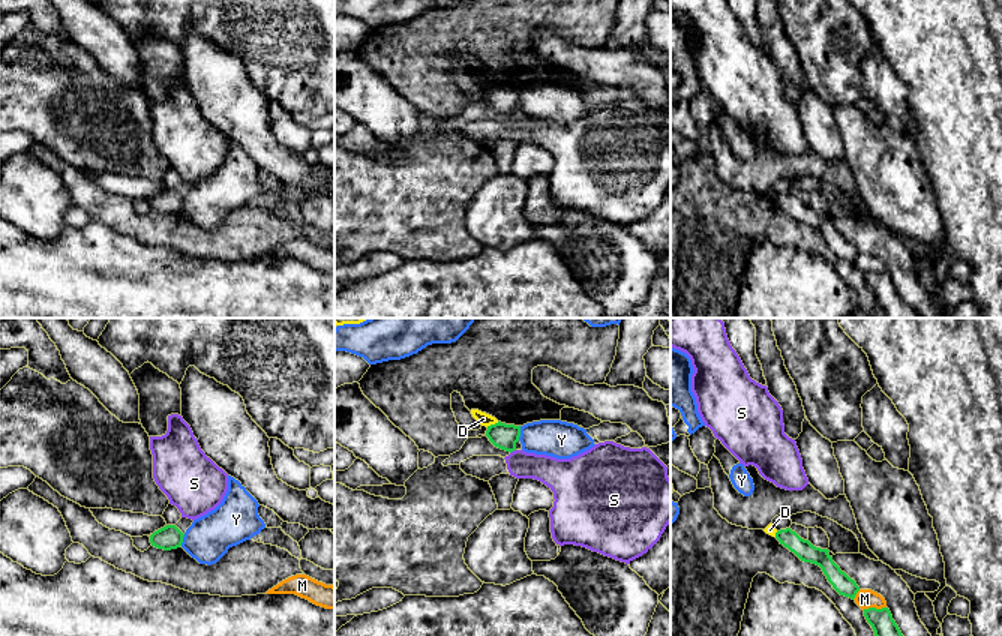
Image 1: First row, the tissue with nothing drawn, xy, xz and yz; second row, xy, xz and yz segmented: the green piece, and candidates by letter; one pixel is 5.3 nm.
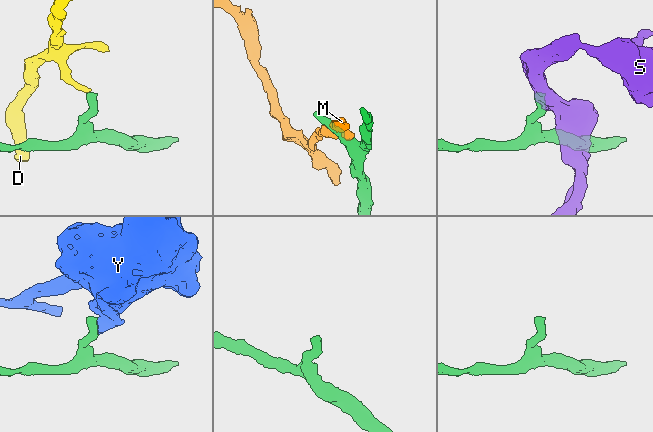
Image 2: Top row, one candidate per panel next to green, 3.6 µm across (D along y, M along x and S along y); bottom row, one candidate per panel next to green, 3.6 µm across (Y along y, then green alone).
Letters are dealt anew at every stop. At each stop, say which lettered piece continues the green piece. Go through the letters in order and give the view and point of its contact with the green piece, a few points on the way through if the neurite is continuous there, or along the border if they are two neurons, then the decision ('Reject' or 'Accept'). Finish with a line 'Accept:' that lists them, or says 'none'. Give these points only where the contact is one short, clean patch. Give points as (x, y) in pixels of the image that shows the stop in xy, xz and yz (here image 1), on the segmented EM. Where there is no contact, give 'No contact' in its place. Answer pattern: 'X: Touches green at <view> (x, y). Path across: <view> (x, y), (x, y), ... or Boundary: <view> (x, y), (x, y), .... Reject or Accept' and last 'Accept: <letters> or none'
D: Touches green at xz (492, 425). Boundary: xz (498, 422), (486, 426). Reject
M: Touches green at yz (873, 608). Reject
S: Touches green at xz (512, 450). Boundary: xz (515, 449), (510, 453). Reject
Y: Touches green at xz (519, 434). Boundary: xz (521, 426), (518, 440). Reject
Accept: none

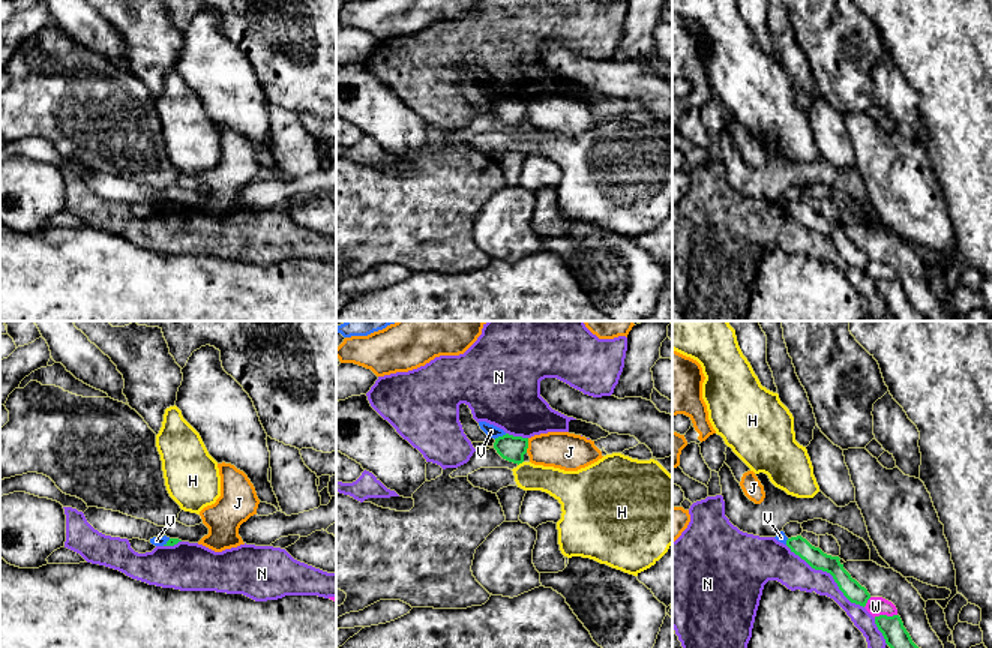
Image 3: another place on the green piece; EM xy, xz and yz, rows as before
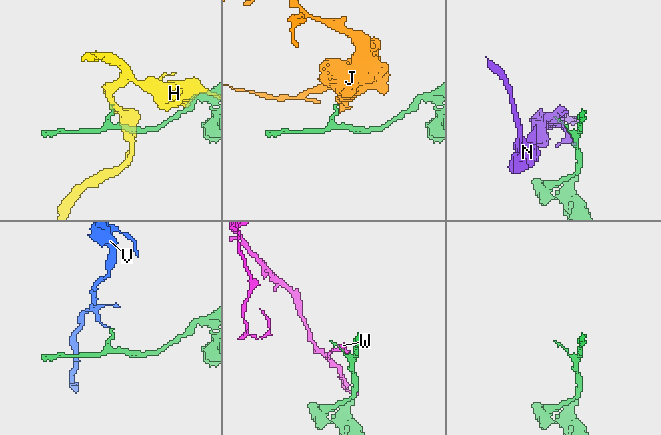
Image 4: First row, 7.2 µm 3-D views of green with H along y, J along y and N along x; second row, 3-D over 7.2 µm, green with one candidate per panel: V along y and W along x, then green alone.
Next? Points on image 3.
H: Touches green at xz (520, 462). Boundary: xz (523, 461), (518, 465). Reject
J: Touches green at xz (527, 446). Boundary: xz (529, 438), (526, 452). Reject
N: Touches green at yz (827, 572). Reject
V: Touches green at xz (500, 437). Boundary: xz (506, 434), (494, 438). Reject
W: Touches green at yz (884, 615). Reject
Accept: none

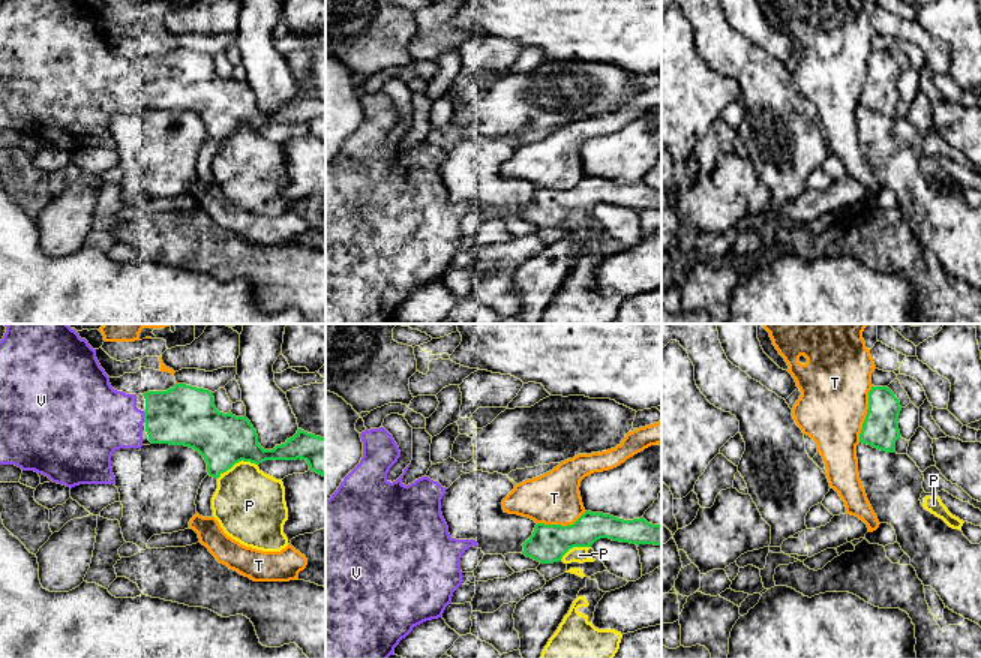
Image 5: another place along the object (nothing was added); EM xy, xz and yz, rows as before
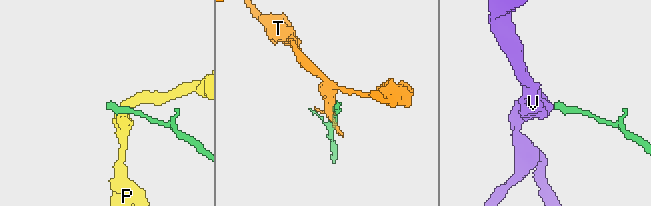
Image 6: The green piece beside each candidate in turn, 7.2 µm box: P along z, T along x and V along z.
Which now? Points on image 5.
P: Touches green at xy (237, 462). Boundary: xy (257, 463), (239, 460), (218, 478). Reject
T: Touches green at yz (867, 414). Reject
V: Touches green at xy (144, 417). Accept
Accept: V

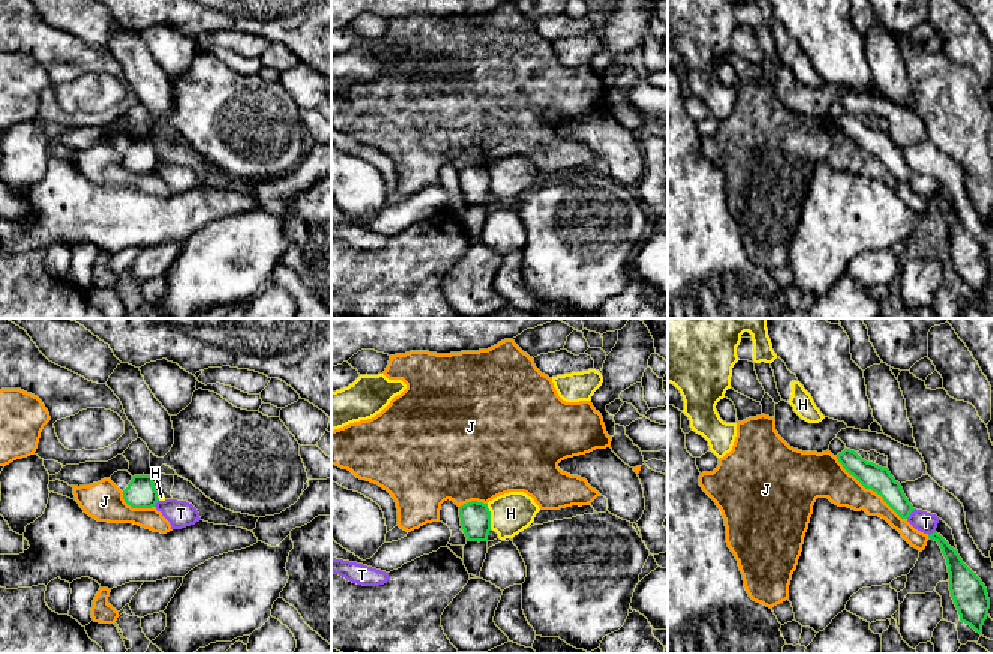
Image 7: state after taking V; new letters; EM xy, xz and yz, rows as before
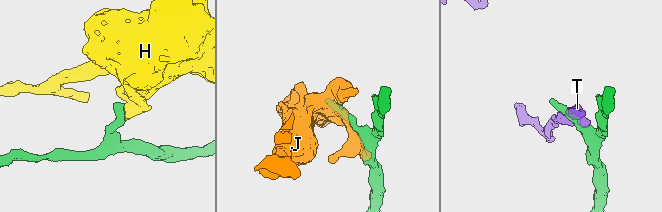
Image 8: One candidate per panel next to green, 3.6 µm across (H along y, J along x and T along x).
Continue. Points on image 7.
H: Touches green at xz (489, 516). Reject
J: Touches green at yz (870, 488). Reject
T: Touches green at yz (911, 512). Reject
Accept: none

